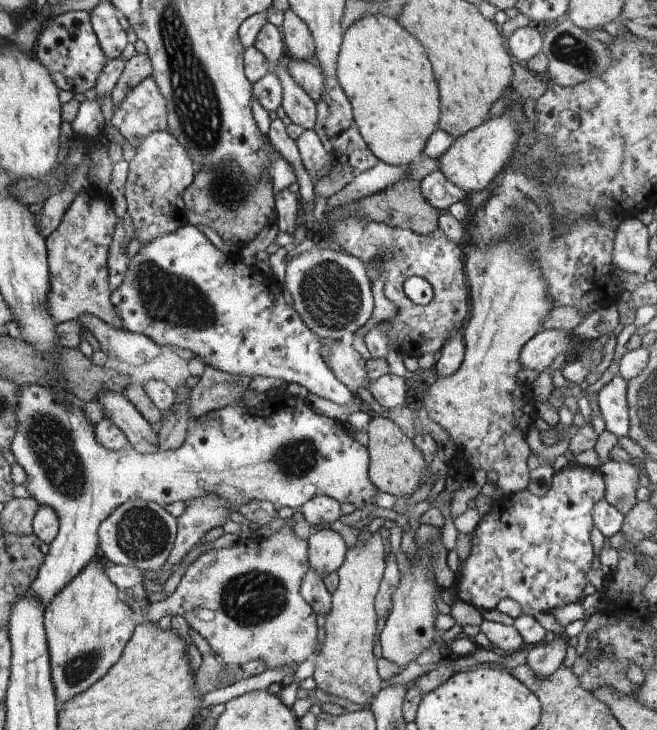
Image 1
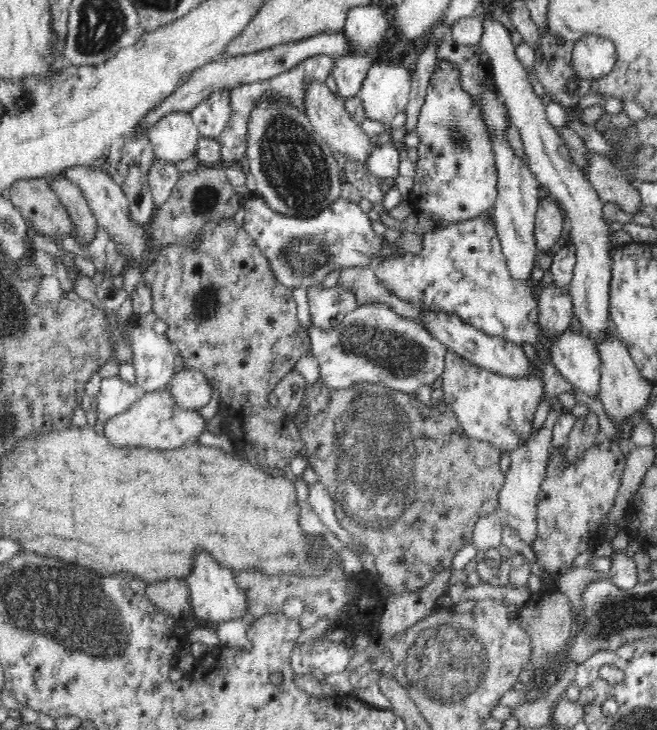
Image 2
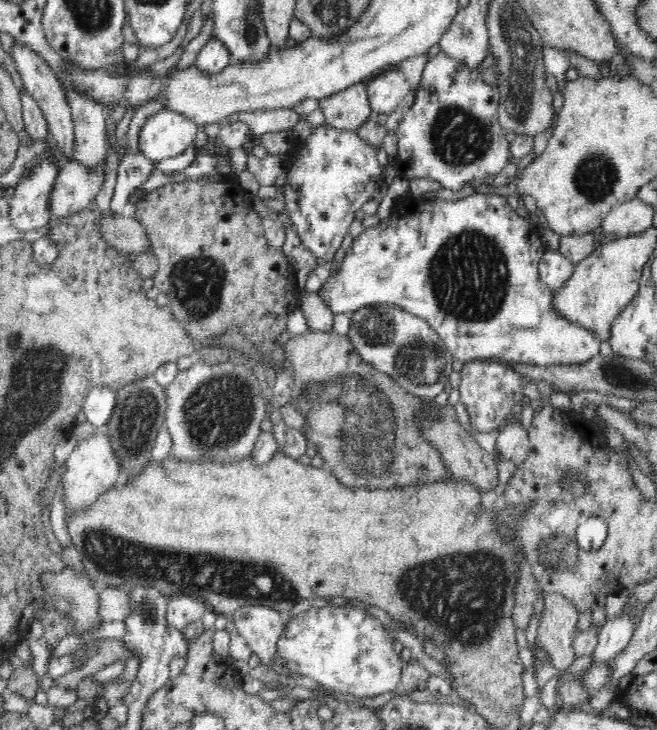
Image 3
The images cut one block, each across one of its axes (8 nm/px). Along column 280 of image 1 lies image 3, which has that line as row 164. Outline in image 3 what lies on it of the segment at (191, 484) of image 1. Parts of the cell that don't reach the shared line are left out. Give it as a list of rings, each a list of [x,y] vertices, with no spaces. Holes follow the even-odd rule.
[[[440,51],[434,57],[429,58],[428,62],[424,64],[424,70],[422,70],[420,84],[418,84],[418,86],[419,88],[416,90],[413,104],[409,107],[409,110],[404,113],[402,121],[395,129],[395,133],[398,138],[397,154],[398,156],[402,157],[402,163],[404,164],[404,169],[402,171],[404,176],[407,176],[408,179],[428,178],[428,180],[442,185],[444,189],[459,191],[462,190],[463,186],[466,186],[468,183],[484,179],[486,176],[494,176],[499,174],[504,166],[509,163],[510,146],[505,135],[507,131],[504,130],[501,124],[498,122],[498,107],[501,97],[500,93],[498,92],[498,88],[488,84],[484,80],[484,77],[482,77],[480,74],[480,71],[468,68],[462,61],[452,58],[442,51]]]

